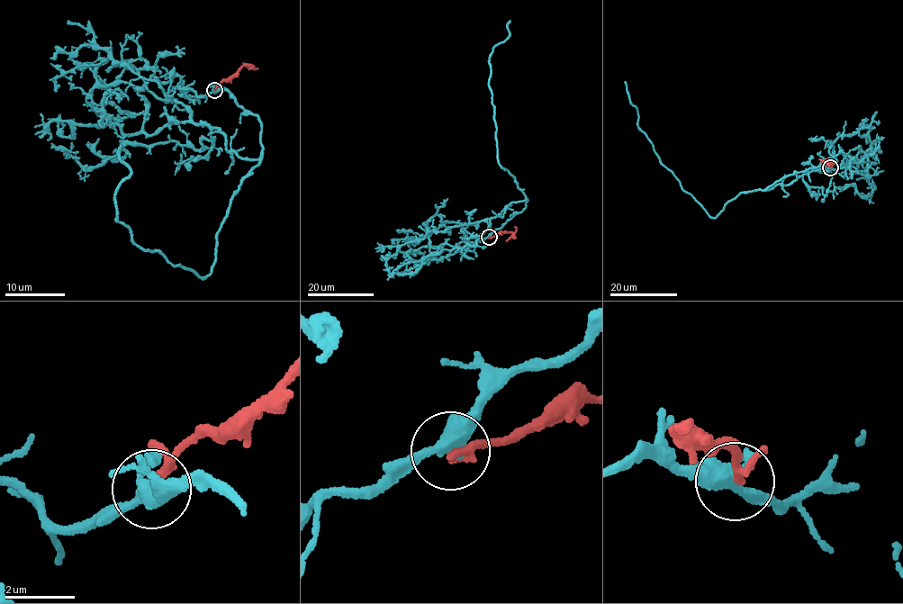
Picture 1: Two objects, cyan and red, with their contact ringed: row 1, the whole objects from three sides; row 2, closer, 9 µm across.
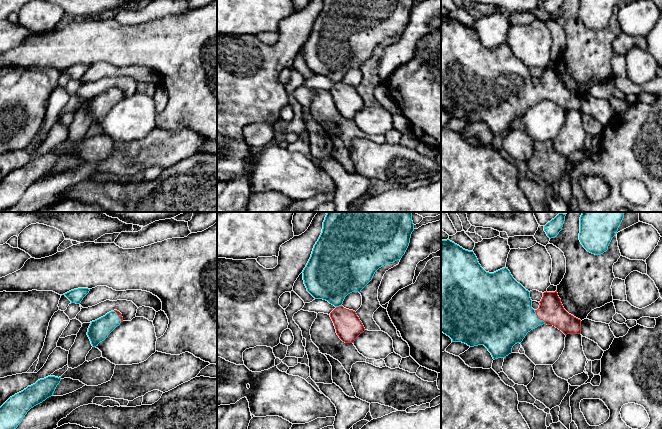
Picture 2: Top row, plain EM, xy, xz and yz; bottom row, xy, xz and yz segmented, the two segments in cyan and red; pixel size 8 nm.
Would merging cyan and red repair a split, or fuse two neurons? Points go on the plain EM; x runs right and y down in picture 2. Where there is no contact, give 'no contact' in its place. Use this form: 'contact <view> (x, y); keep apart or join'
contact yz (537, 94); join

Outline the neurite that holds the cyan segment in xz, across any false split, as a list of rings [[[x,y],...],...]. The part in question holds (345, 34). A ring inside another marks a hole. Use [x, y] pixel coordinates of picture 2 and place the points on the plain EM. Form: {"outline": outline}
{"outline": [[[323,0],[322,9],[314,21],[311,33],[303,46],[303,56],[307,67],[315,75],[323,75],[336,84],[330,89],[336,109],[345,119],[354,119],[365,104],[353,86],[342,82],[345,73],[352,68],[361,66],[372,56],[375,48],[386,39],[401,36],[405,30],[414,0]]]}

